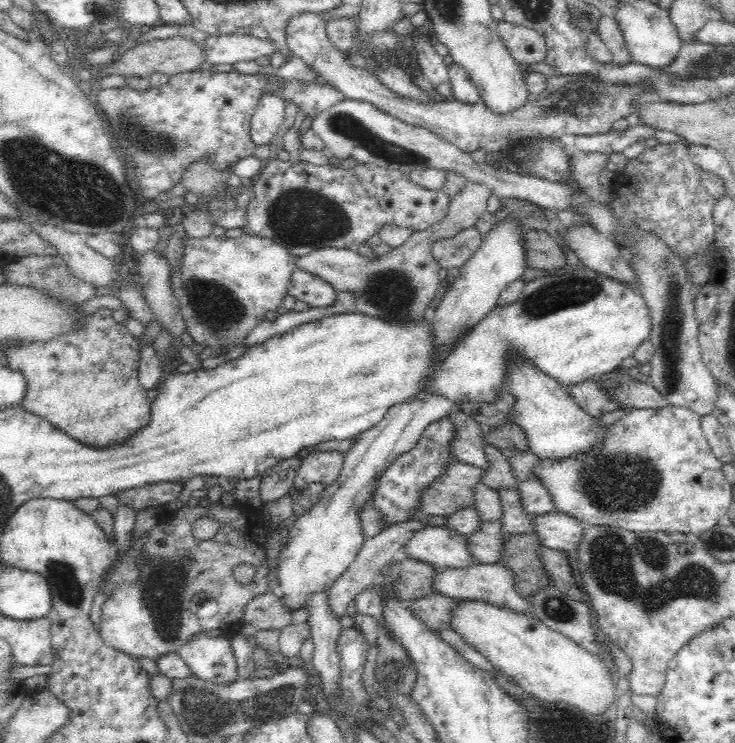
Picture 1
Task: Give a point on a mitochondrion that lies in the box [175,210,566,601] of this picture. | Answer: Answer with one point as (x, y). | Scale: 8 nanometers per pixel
(393, 292)

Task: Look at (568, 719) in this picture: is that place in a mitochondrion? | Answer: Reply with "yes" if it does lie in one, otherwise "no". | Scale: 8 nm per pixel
no

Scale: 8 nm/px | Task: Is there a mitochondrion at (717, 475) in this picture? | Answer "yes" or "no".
no

